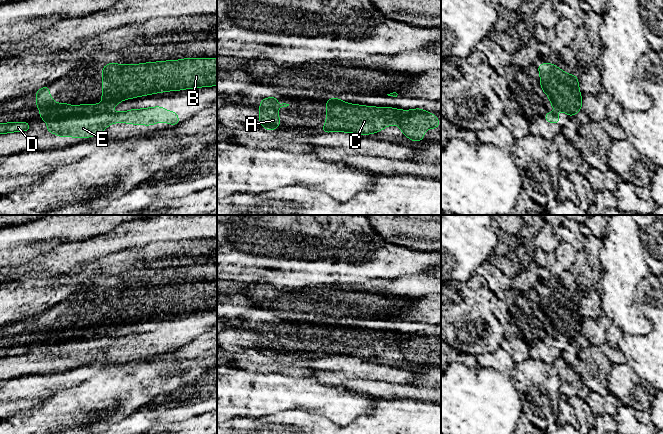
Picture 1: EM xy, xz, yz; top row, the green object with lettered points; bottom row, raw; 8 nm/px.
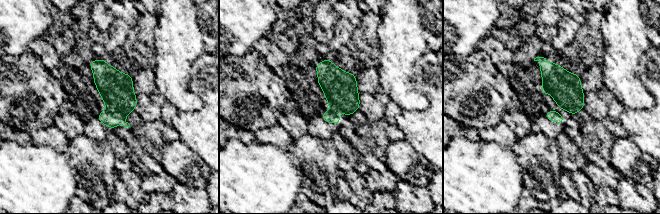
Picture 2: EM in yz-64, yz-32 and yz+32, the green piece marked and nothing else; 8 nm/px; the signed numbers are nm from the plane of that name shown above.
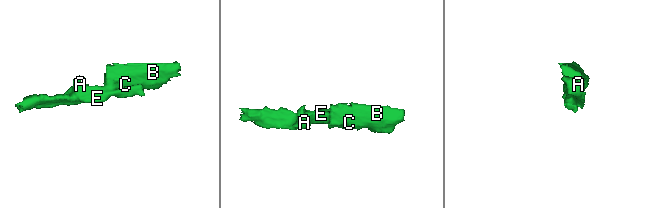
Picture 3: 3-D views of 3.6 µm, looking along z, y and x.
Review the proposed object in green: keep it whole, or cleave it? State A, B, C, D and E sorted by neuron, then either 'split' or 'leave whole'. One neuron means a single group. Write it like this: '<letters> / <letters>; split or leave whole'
A B C D E; leave whole

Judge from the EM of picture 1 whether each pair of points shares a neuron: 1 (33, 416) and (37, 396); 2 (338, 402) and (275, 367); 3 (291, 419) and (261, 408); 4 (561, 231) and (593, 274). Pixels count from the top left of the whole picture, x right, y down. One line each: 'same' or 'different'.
1: different
2: different
3: different
4: same

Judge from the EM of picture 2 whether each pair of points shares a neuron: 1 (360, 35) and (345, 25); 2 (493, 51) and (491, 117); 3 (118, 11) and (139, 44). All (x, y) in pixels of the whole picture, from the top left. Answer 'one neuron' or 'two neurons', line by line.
1: two neurons
2: two neurons
3: one neuron

